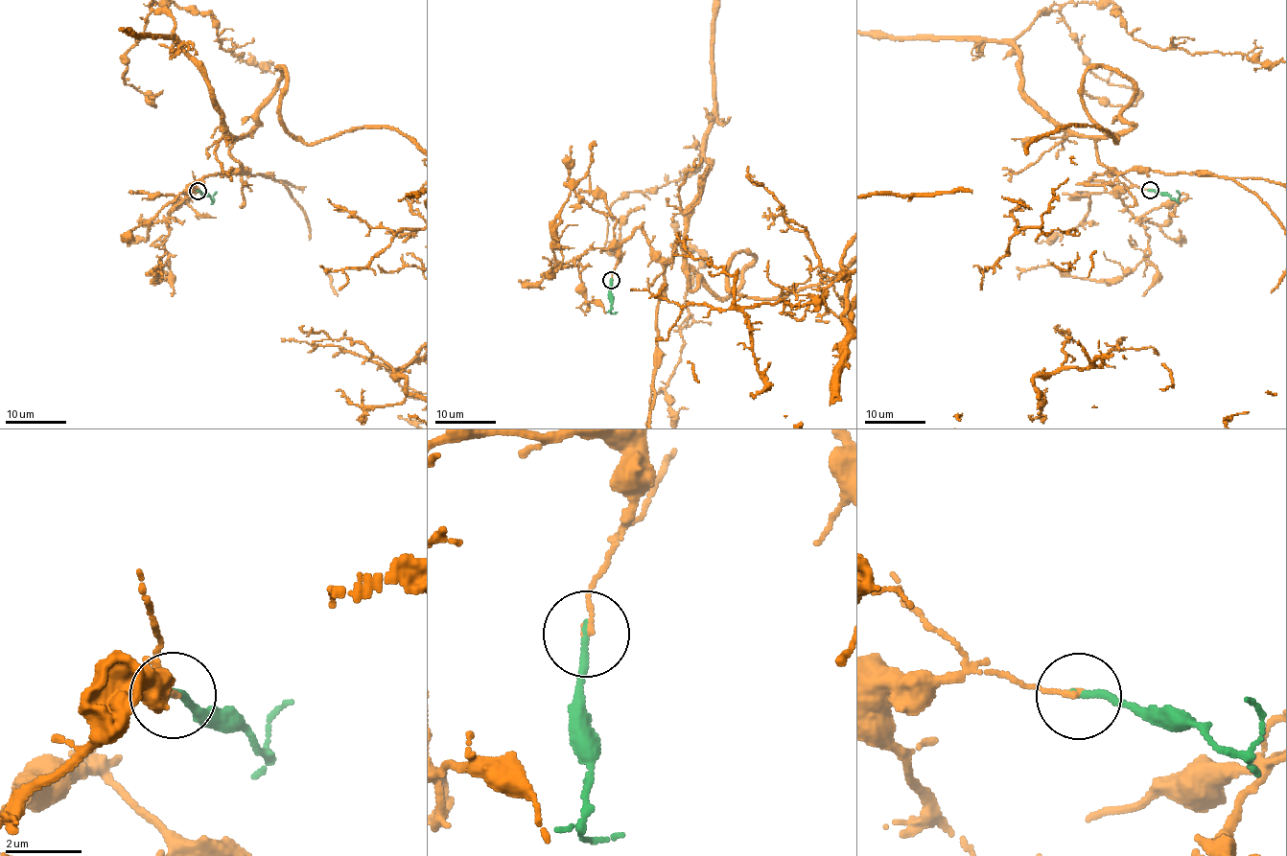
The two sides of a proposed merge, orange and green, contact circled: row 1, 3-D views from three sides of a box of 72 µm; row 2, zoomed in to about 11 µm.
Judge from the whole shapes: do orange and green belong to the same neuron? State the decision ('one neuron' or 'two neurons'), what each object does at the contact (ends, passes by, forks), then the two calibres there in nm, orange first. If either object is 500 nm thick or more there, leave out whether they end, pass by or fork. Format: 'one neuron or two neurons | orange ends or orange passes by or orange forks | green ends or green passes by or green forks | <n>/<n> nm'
two neurons | orange ends | green ends | 140/200 nm

